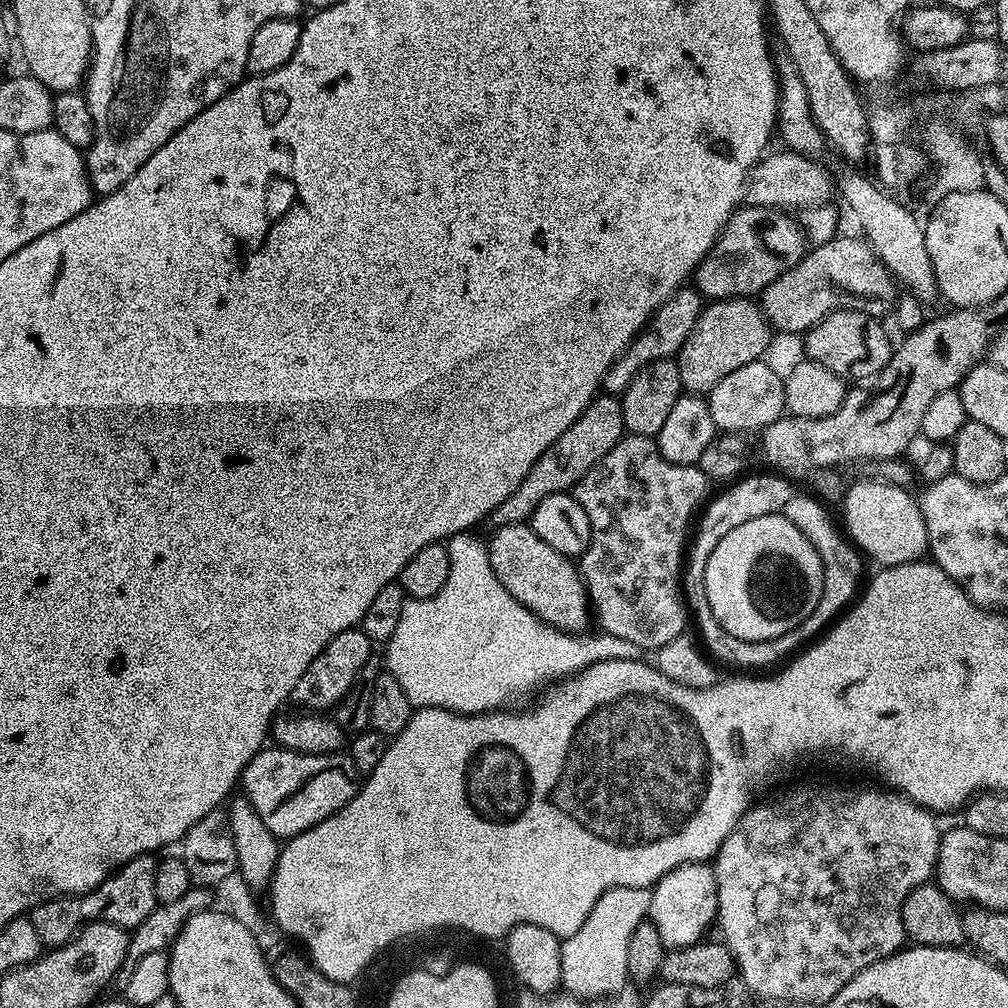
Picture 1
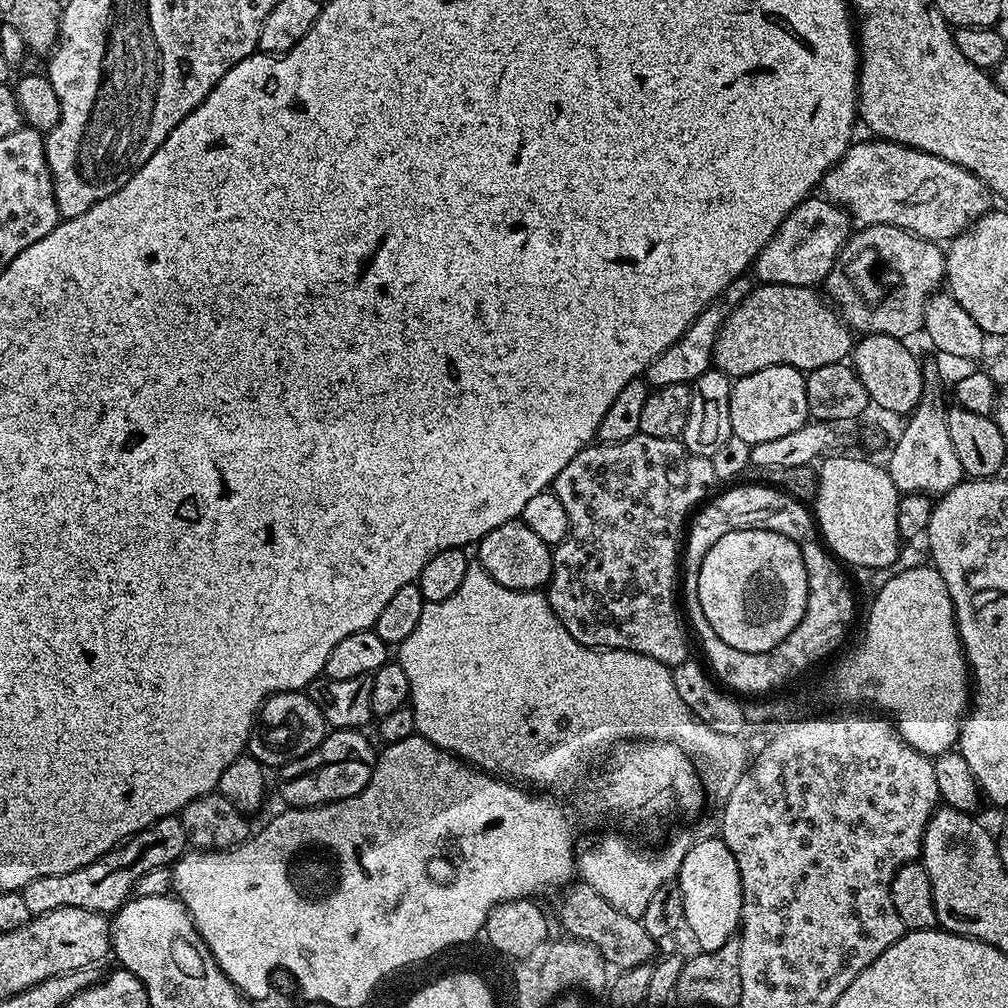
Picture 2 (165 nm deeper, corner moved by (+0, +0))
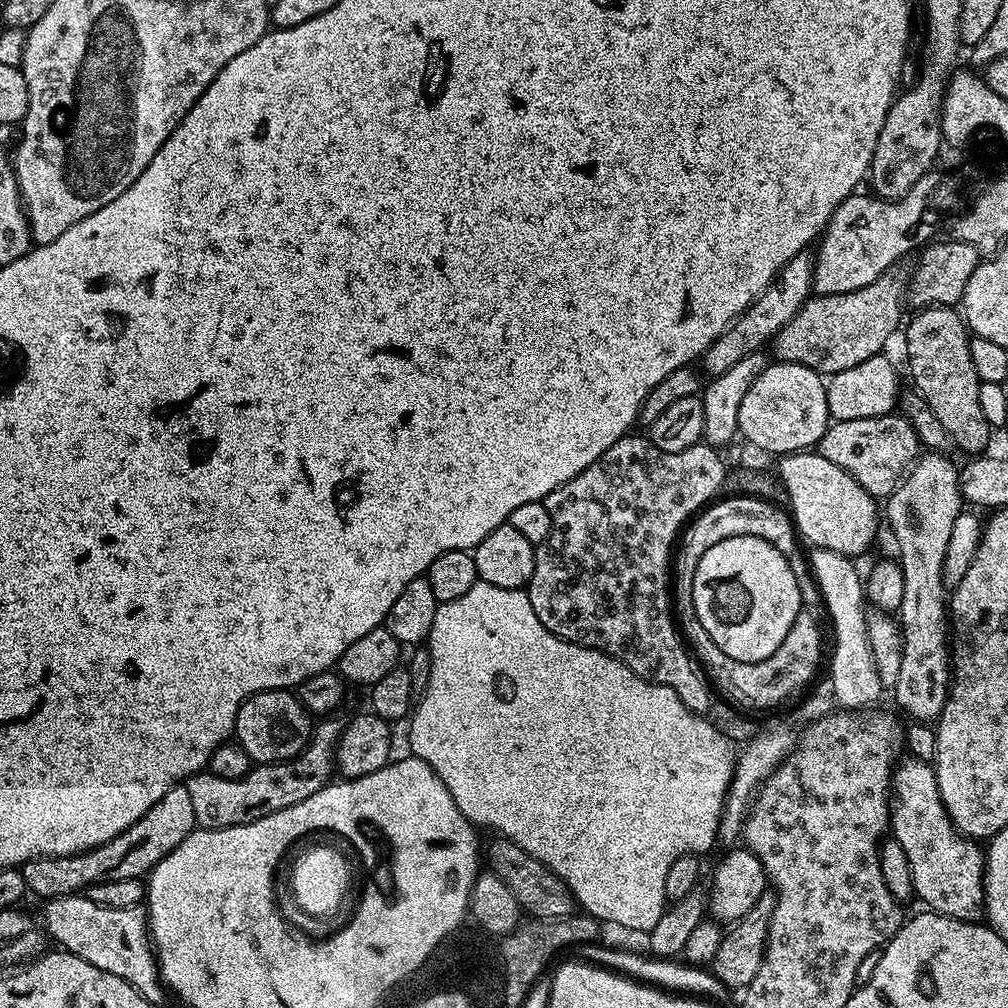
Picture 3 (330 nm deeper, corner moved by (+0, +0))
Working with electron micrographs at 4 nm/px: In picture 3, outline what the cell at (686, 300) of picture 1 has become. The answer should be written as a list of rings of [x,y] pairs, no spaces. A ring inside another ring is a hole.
[[[811,251],[799,252],[790,262],[781,268],[771,286],[748,307],[748,311],[737,316],[731,326],[705,350],[702,357],[703,371],[709,372],[709,377],[716,377],[726,373],[732,366],[736,366],[742,358],[751,352],[759,352],[767,342],[775,341],[776,336],[802,310],[802,306],[813,295],[812,290],[812,262],[814,256]]]

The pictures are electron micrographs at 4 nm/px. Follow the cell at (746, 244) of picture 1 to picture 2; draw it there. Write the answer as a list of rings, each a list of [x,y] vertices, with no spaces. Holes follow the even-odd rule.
[[[813,194],[794,210],[778,226],[774,238],[756,255],[754,273],[760,284],[785,284],[816,288],[823,285],[830,274],[842,246],[850,235],[850,217],[839,204]]]

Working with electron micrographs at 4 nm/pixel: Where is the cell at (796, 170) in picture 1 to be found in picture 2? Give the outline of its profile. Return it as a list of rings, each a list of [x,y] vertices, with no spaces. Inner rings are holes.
[[[867,139],[861,144],[856,142],[849,146],[844,157],[827,172],[822,181],[823,195],[833,204],[839,204],[853,221],[860,220],[856,222],[864,226],[898,226],[902,230],[921,236],[924,240],[951,242],[993,207],[993,197],[988,187],[974,174],[970,174],[970,170],[954,162],[946,162],[946,158],[938,158],[929,152],[919,152],[917,148],[893,144],[891,140]]]

